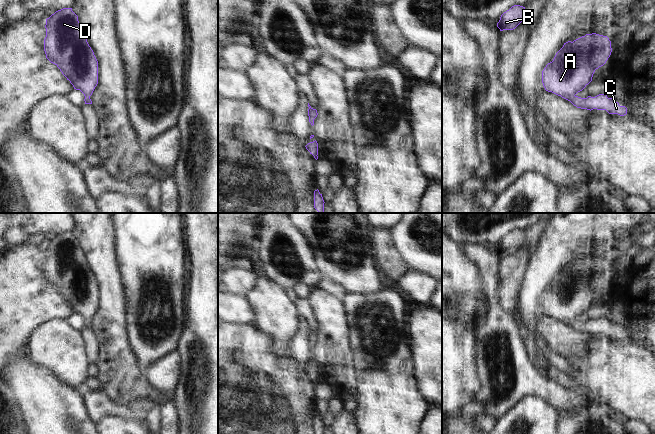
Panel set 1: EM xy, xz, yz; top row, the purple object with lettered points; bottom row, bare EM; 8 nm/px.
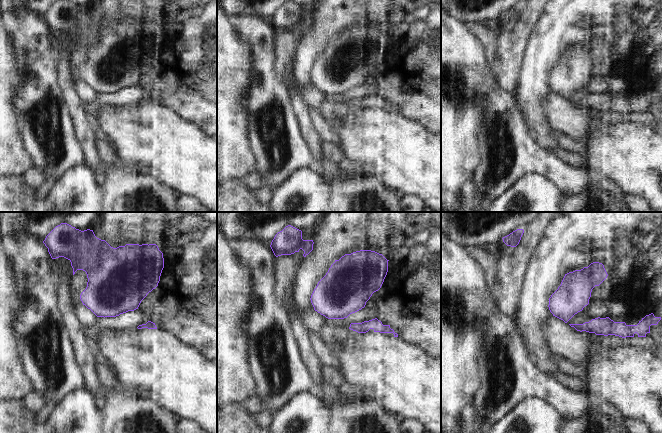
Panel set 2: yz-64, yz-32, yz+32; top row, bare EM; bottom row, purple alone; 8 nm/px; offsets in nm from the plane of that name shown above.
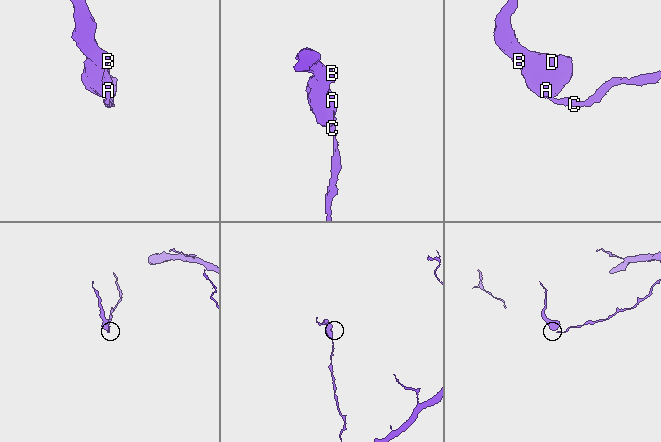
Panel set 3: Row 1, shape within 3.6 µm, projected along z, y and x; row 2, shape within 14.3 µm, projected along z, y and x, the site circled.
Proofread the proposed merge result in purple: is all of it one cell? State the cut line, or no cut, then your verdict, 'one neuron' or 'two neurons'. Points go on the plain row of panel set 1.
no cut; one neuron

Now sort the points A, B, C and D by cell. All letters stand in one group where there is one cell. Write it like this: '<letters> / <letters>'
A B C D

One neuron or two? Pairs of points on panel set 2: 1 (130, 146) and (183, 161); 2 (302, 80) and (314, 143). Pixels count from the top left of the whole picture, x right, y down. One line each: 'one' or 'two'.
1: one
2: two

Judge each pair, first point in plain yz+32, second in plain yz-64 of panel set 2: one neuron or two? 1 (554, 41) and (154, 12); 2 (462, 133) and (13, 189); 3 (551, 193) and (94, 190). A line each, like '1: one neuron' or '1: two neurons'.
1: one neuron
2: two neurons
3: one neuron

